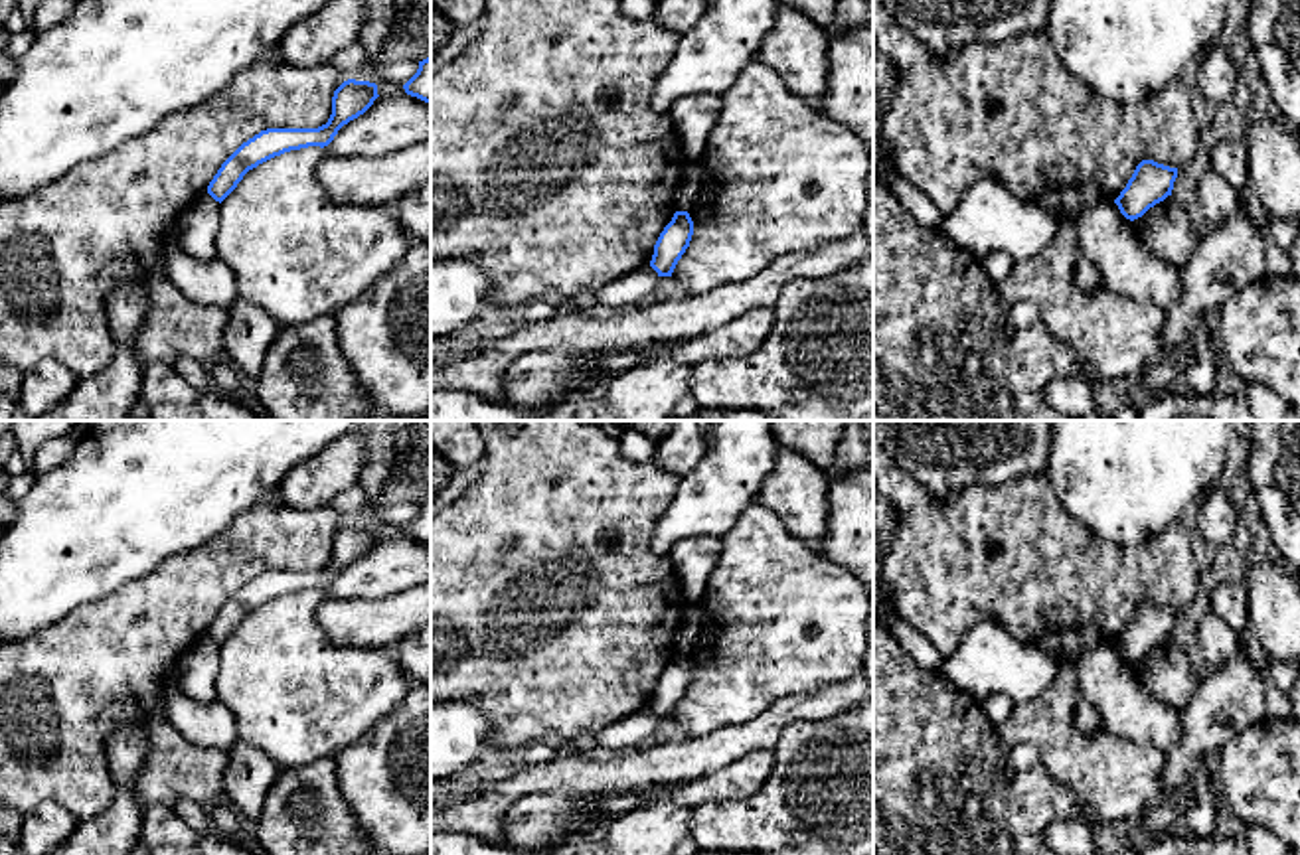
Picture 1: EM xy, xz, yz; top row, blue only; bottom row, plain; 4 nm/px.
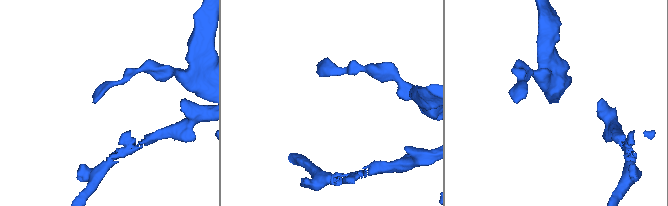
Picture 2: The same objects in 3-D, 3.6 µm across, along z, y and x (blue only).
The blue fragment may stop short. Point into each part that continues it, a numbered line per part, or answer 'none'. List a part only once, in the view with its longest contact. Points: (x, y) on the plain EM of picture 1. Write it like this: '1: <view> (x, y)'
none

